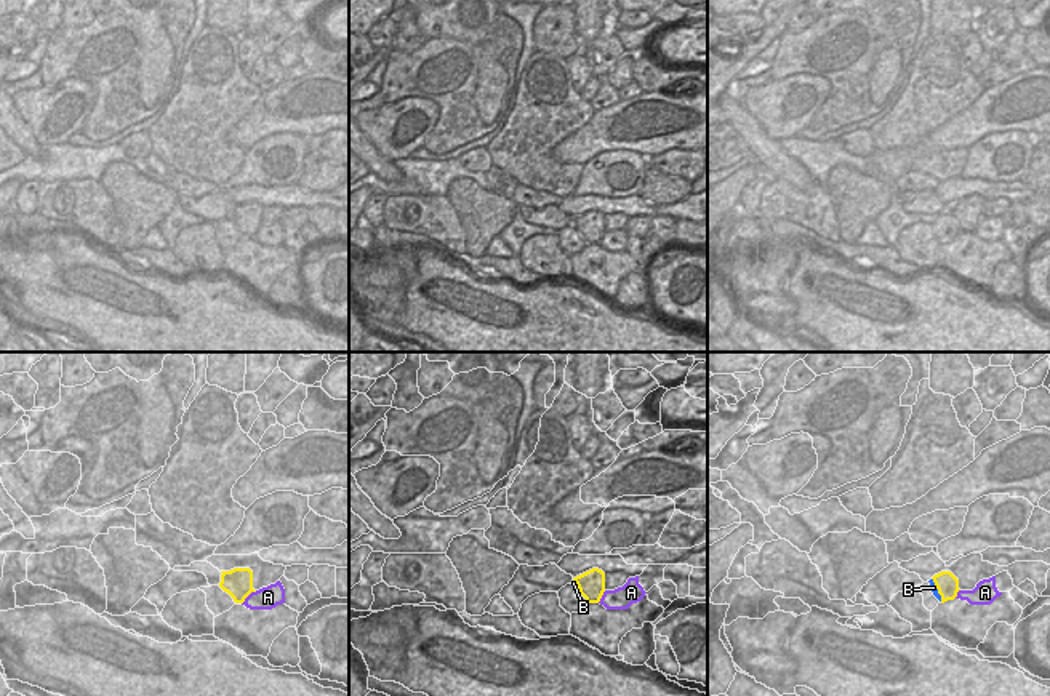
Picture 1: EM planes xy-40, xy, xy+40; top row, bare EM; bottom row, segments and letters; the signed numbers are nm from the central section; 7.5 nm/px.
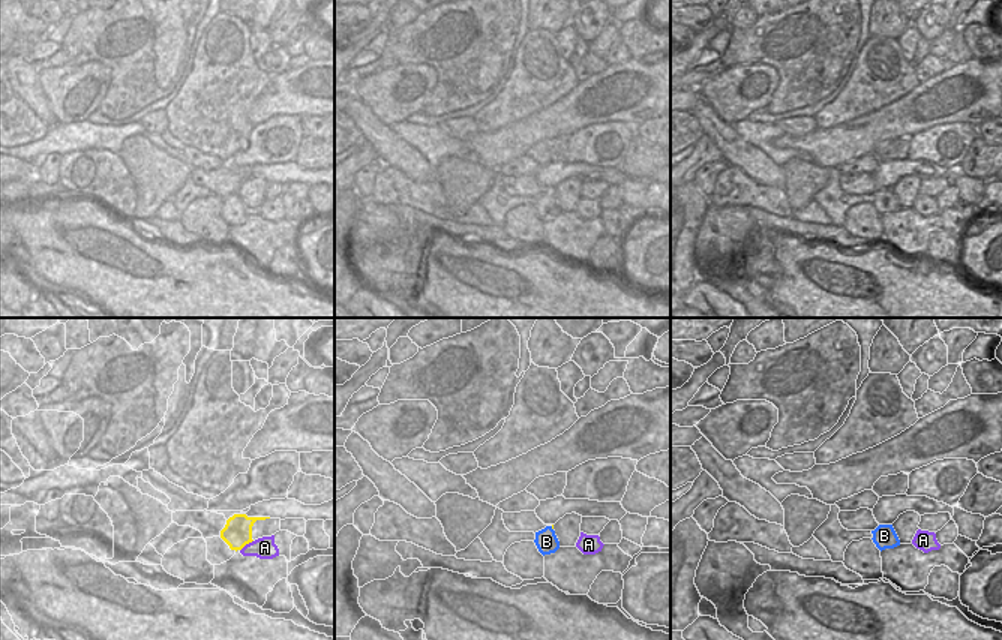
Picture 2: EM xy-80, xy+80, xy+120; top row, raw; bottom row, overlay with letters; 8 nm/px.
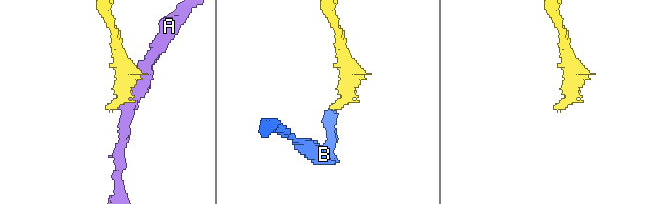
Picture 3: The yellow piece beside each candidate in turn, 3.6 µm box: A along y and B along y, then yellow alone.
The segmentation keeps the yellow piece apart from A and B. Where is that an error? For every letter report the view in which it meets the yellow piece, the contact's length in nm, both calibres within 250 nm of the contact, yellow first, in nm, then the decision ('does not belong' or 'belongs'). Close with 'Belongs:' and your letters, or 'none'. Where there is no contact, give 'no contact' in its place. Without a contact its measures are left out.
A: xy-40 | 160 nm | 220/170 nm | does not belong
B: xy+40 | 190 nm | 170/50 nm | does not belong
Belongs: none

